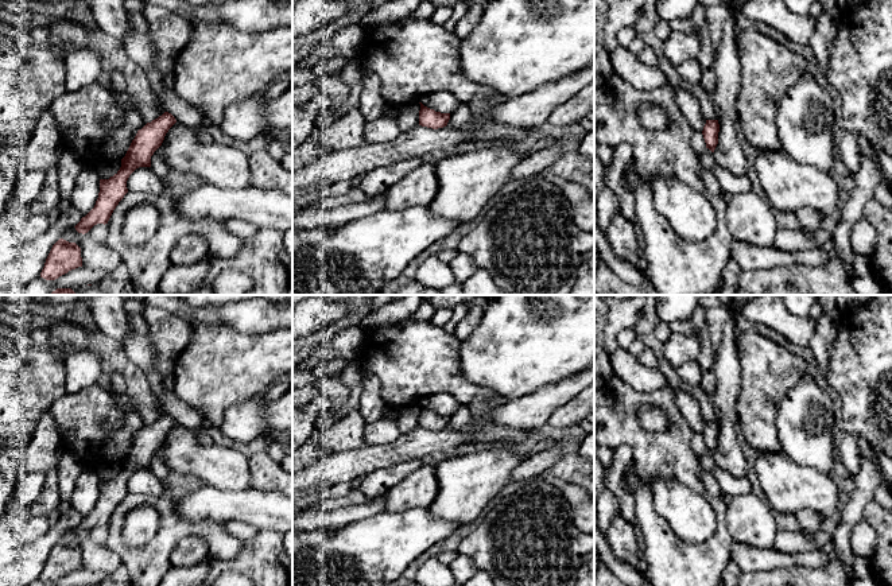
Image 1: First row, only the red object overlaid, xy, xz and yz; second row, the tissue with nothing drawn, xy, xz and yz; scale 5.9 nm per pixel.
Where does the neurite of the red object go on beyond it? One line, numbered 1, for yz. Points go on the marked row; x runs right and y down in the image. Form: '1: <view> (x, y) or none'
1: none

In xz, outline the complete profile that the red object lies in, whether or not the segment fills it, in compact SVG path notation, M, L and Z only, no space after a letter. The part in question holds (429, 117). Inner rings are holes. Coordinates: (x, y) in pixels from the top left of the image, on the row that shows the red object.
M422 102L419 104L419 125L433 129L443 128L447 125L450 113L435 112L434 109L424 106Z

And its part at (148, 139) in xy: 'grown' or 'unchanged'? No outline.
unchanged

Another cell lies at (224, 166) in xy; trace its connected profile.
M178 123L168 129L162 147L170 170L193 172L221 189L252 187L249 158L236 147L202 144L193 129Z

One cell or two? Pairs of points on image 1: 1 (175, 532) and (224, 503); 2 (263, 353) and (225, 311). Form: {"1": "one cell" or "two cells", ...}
{"1": "two cells", "2": "two cells"}

